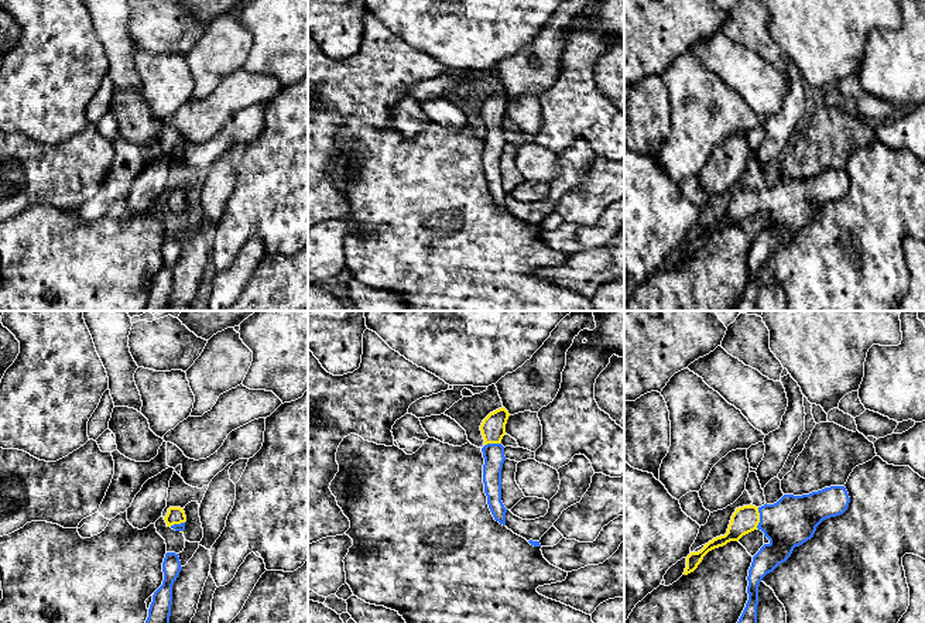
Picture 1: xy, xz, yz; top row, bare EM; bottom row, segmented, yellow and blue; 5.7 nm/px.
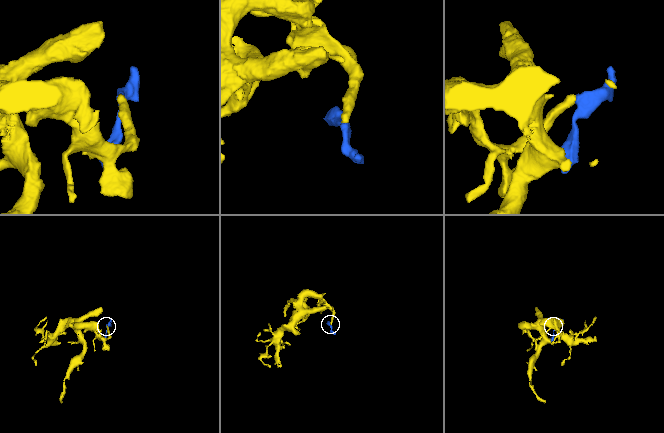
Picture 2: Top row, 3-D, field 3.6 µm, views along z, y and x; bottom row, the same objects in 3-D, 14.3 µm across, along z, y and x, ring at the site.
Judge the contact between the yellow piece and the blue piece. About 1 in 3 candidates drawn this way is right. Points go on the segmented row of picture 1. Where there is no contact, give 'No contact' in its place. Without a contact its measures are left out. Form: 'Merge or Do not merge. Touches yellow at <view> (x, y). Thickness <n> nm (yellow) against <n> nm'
Merge. Touches yellow at yz (759, 517). Thickness 150 nm (yellow) against 280 nm

